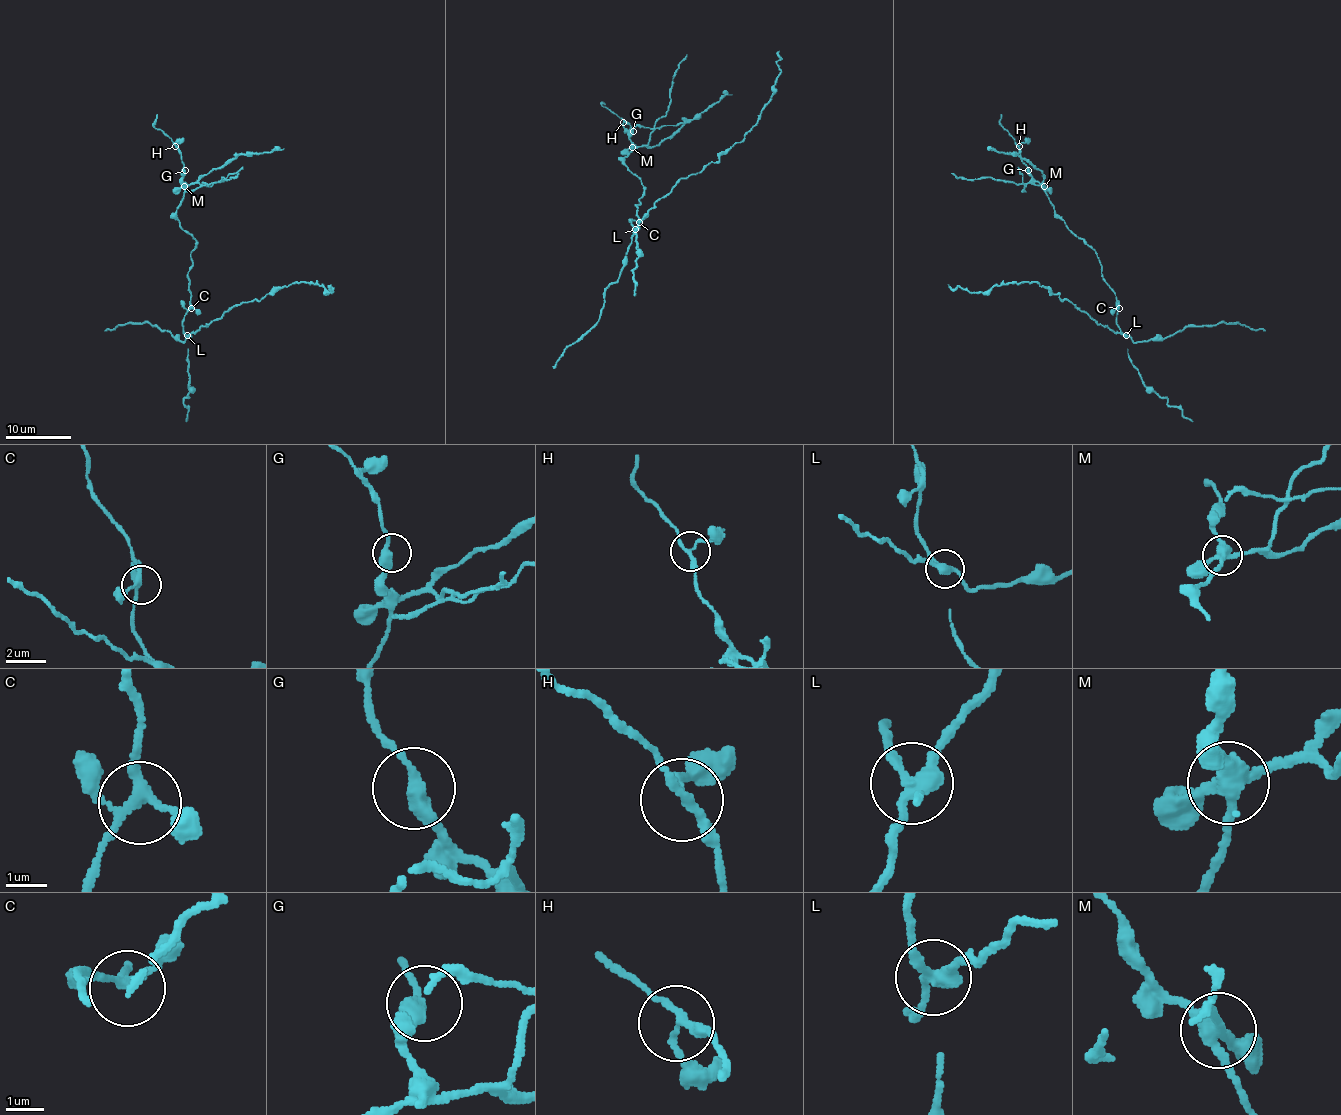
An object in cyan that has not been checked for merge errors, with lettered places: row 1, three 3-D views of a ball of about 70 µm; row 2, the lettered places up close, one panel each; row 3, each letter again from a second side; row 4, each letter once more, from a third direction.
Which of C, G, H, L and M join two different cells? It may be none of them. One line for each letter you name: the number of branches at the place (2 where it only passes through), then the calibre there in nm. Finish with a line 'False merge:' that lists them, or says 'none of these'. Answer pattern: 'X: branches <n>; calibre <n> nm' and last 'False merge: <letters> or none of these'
L: branches 3; calibre 300 nm
M: branches 4; calibre 360 nm
False merge: L, M

